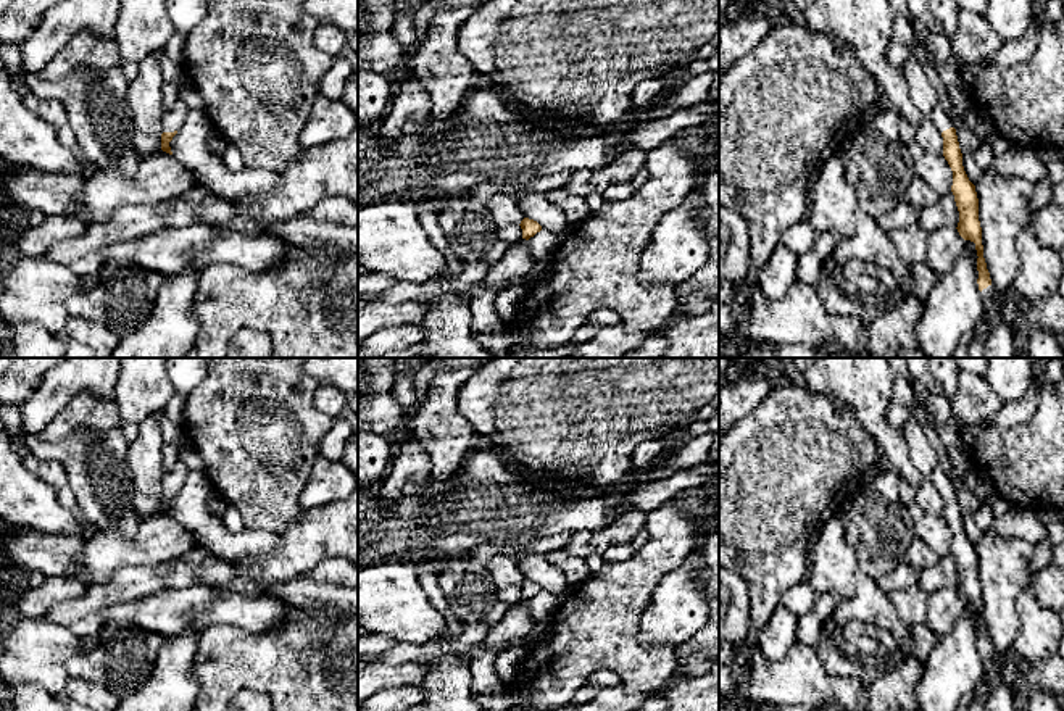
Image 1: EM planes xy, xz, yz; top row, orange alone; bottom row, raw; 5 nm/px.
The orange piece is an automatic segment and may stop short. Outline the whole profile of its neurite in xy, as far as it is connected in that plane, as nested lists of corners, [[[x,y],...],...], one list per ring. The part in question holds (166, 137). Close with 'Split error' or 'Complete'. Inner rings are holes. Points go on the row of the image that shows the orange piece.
[[[176,100],[174,105],[163,113],[161,119],[161,150],[172,155],[169,142],[177,134],[177,131],[182,127],[185,116],[189,113],[189,106],[182,100]]]. Split error

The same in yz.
[[[909,55],[903,69],[912,103],[917,106],[922,116],[932,119],[937,129],[941,132],[943,156],[953,171],[951,192],[959,211],[959,222],[956,229],[964,240],[975,243],[979,256],[979,290],[982,293],[987,313],[998,314],[1001,311],[1003,295],[993,289],[983,258],[982,227],[979,221],[979,198],[975,185],[969,181],[962,166],[962,153],[959,148],[954,124],[950,114],[945,111],[935,89],[930,85],[922,63],[916,56]]]. Split error

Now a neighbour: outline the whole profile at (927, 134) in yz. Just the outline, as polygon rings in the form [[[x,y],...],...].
[[[922,116],[921,124],[916,129],[916,142],[927,152],[943,155],[943,137],[935,123]]]

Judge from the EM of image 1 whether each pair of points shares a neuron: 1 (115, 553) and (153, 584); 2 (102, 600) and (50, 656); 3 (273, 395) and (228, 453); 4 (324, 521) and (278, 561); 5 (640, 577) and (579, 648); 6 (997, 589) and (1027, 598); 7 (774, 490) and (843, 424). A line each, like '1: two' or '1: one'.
1: two
2: two
3: one
4: one
5: one
6: two
7: one

